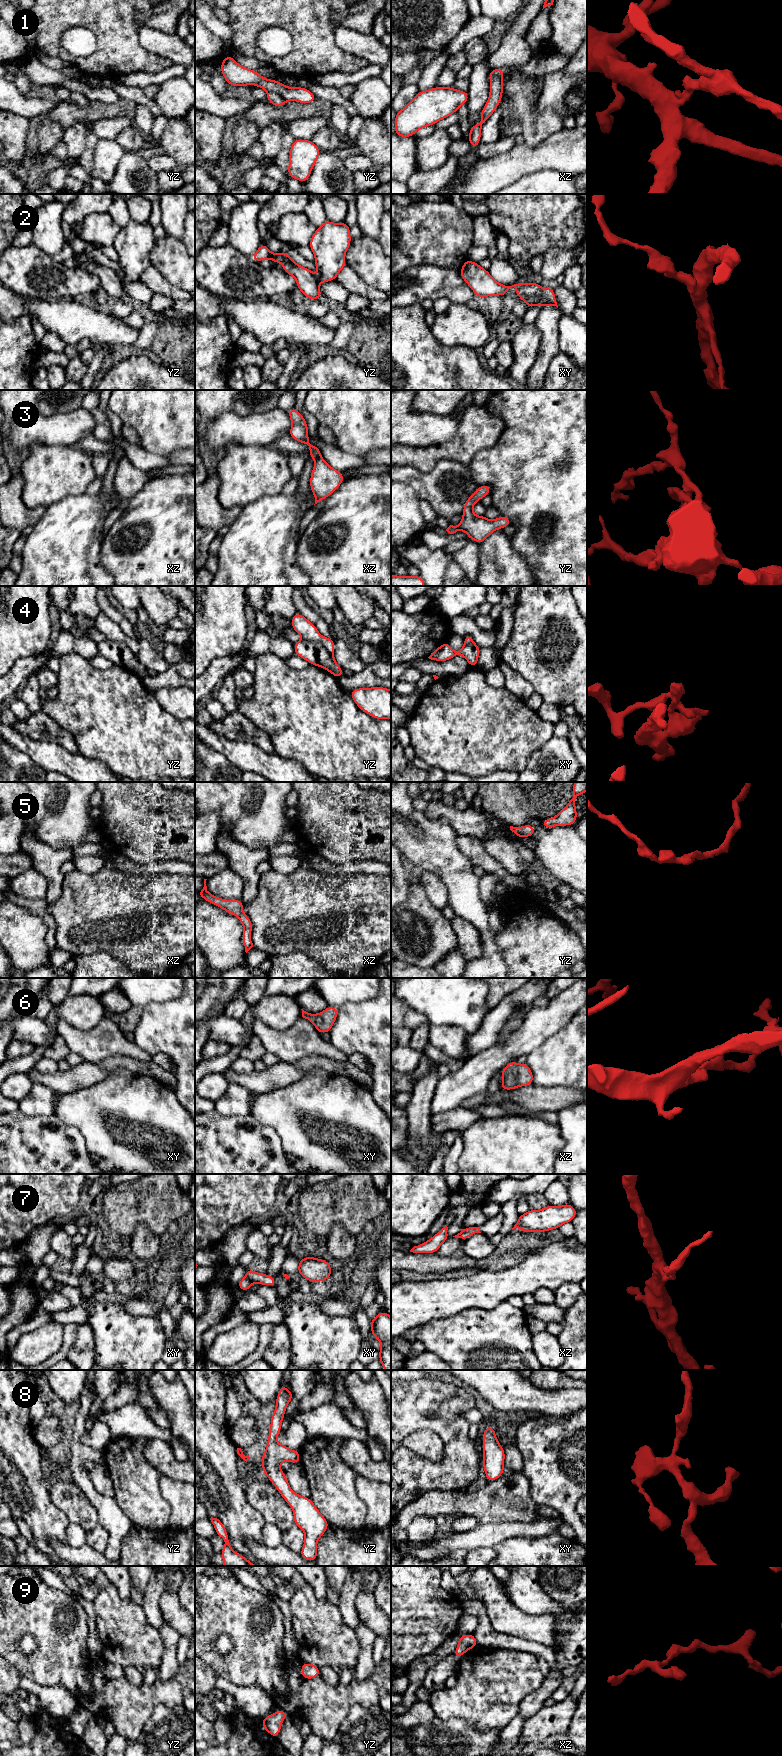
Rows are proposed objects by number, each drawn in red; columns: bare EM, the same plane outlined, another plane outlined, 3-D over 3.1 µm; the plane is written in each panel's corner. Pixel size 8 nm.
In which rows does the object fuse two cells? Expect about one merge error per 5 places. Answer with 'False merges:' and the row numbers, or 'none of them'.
False merges: 1, 3, 4

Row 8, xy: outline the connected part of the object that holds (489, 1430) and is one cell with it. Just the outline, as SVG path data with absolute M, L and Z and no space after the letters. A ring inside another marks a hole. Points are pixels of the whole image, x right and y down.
M487 1426L482 1434L483 1439L483 1469L487 1482L498 1479L504 1471L504 1448L499 1444L495 1429Z

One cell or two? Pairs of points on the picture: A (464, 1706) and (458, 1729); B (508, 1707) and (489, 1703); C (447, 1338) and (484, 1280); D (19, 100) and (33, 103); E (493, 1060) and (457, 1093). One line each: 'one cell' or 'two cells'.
A: two cells
B: one cell
C: two cells
D: one cell
E: one cell

